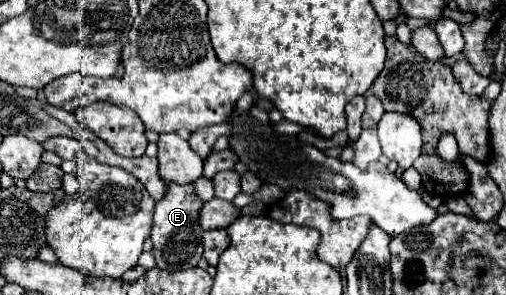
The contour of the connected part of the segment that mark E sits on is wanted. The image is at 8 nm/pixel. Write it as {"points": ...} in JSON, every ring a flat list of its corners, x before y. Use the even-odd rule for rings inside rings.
{"points":[[178,183,168,185,164,199,156,203,154,225,150,233,150,239,154,243,152,253,158,269,178,271,178,269,190,269,198,265,202,257,202,233,204,233,198,223,200,207,202,207,202,201,194,195,192,185,178,185]]}

